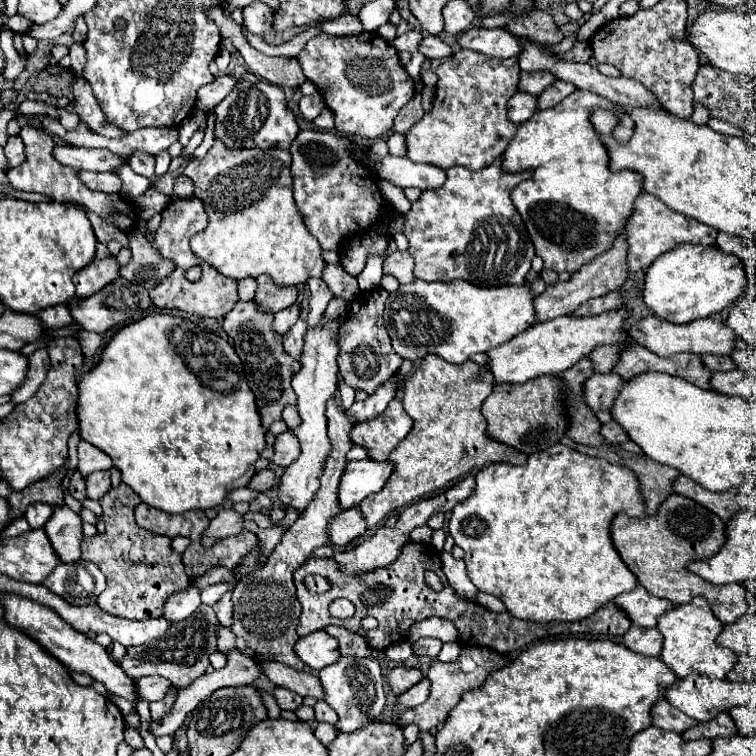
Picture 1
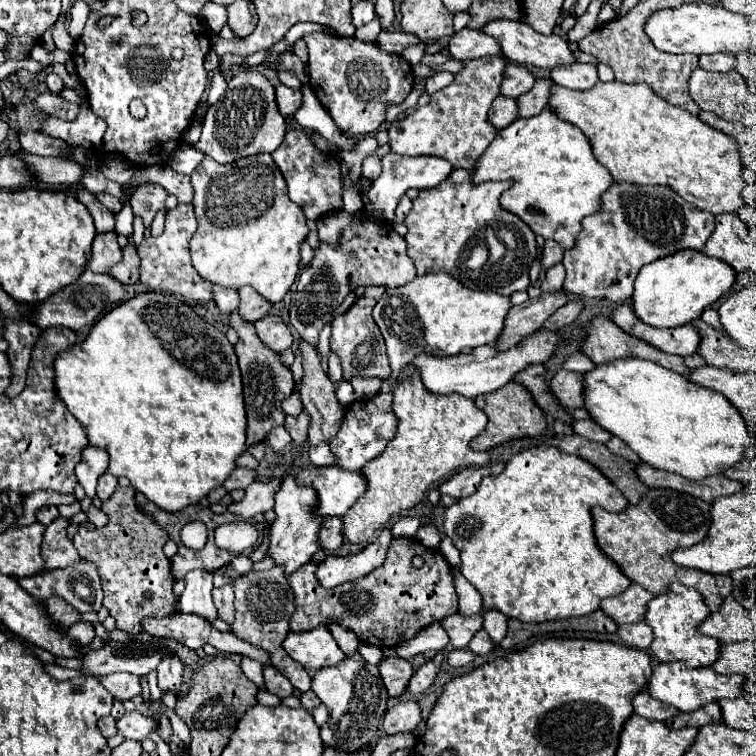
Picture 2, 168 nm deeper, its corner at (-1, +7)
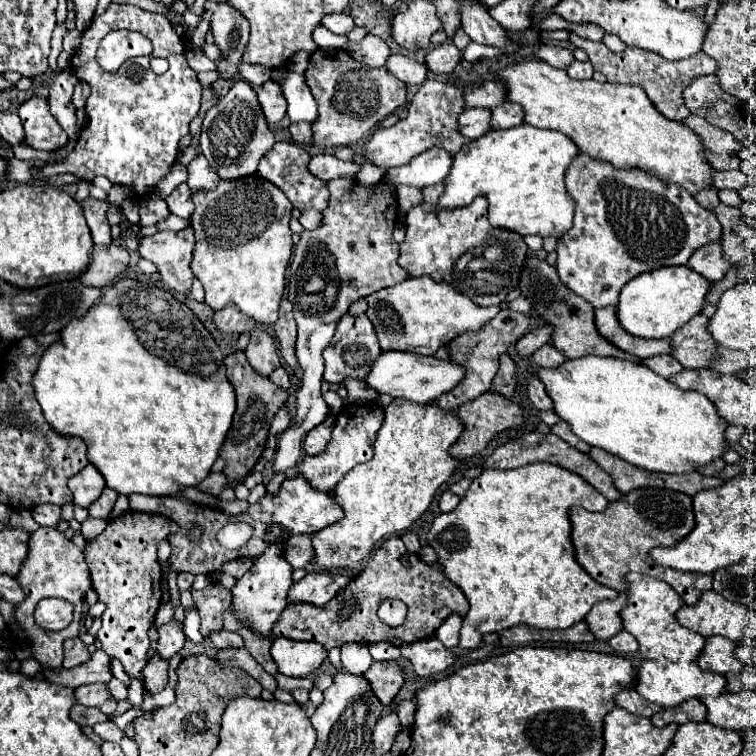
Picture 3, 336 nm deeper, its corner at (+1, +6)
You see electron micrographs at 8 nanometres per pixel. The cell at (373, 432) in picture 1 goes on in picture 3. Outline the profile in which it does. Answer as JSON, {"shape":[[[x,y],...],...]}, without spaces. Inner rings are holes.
{"shape":[[[345,404],[335,420],[335,428],[331,434],[331,440],[327,448],[317,456],[303,456],[297,464],[299,474],[321,492],[333,492],[337,482],[355,466],[361,462],[371,460],[373,454],[373,442],[375,434],[383,422],[383,410],[379,406],[357,406],[357,404]]]}

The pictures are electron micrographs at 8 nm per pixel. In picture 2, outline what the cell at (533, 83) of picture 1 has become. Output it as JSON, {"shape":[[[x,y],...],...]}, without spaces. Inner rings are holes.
{"shape":[[[509,63],[507,69],[505,69],[505,79],[503,79],[503,85],[501,85],[501,95],[519,97],[519,95],[527,93],[533,87],[533,83],[535,83],[535,77],[533,77],[533,73],[527,67]]]}

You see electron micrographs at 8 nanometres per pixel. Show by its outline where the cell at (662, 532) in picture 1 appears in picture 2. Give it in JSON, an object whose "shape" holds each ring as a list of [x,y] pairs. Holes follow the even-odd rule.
{"shape":[[[651,489],[639,505],[629,505],[621,513],[611,513],[603,507],[597,507],[593,509],[593,517],[595,537],[601,551],[611,557],[631,581],[643,585],[647,591],[661,595],[667,593],[671,583],[681,581],[703,595],[711,613],[717,613],[721,603],[731,595],[733,581],[729,575],[711,575],[697,569],[685,569],[671,561],[671,553],[675,549],[691,547],[707,539],[711,527],[709,503],[673,489]]]}

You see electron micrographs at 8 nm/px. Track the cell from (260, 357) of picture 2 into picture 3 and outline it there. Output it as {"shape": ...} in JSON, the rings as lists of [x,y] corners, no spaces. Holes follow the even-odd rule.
{"shape":[[[243,352],[229,354],[225,358],[225,366],[227,366],[227,378],[235,388],[237,410],[233,416],[231,430],[227,432],[227,438],[219,450],[219,456],[225,460],[225,468],[223,468],[225,478],[229,480],[229,484],[237,486],[247,478],[247,474],[253,470],[253,466],[261,458],[261,454],[265,450],[265,440],[267,440],[271,420],[277,414],[277,410],[281,408],[281,404],[287,400],[289,392],[281,390],[267,378],[259,378],[259,374],[255,374],[255,370],[251,370],[251,366],[247,366],[247,358]]]}

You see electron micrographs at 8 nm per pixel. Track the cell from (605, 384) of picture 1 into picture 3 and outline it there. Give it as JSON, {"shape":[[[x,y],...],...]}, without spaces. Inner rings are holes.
{"shape":[[[535,376],[527,378],[527,398],[531,400],[531,404],[537,410],[551,410],[553,408],[551,400],[547,400],[547,392],[543,390],[543,384]]]}

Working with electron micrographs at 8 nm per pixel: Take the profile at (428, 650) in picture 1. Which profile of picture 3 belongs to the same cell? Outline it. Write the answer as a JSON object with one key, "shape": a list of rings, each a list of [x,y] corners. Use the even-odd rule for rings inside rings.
{"shape":[[[451,614],[451,618],[447,618],[439,630],[435,632],[435,638],[439,638],[447,648],[455,648],[459,644],[459,630],[461,630],[461,616]]]}

